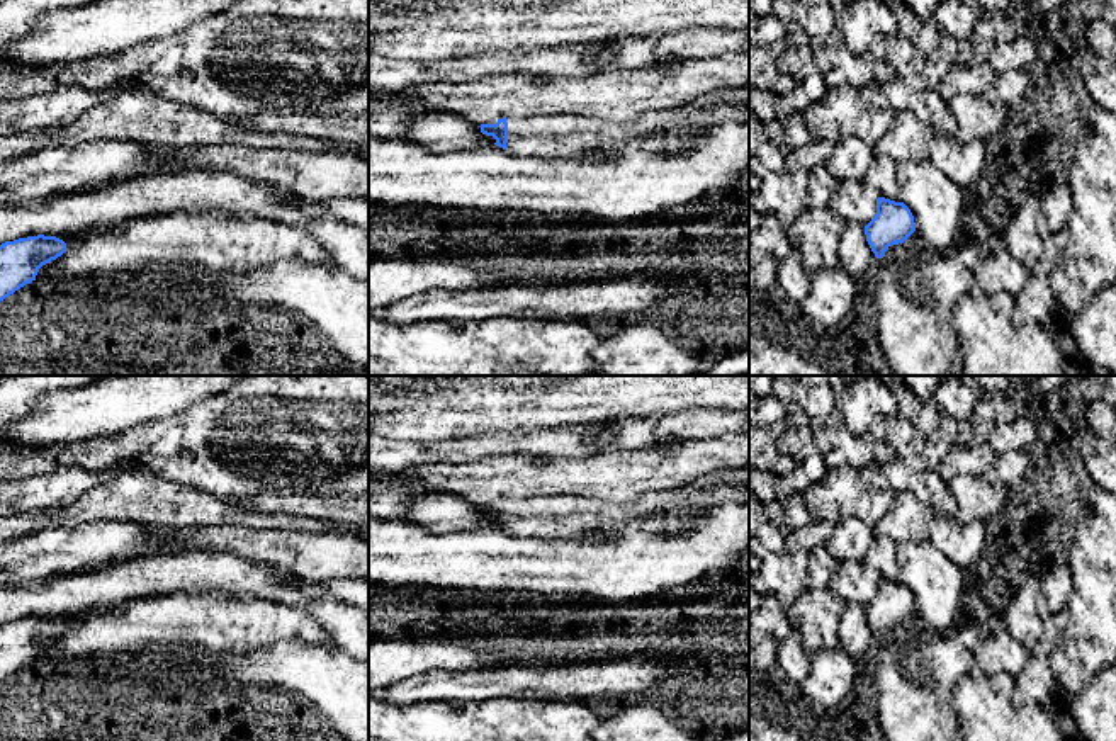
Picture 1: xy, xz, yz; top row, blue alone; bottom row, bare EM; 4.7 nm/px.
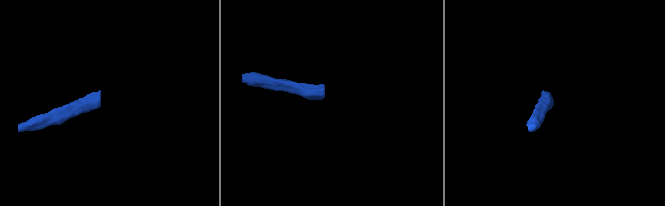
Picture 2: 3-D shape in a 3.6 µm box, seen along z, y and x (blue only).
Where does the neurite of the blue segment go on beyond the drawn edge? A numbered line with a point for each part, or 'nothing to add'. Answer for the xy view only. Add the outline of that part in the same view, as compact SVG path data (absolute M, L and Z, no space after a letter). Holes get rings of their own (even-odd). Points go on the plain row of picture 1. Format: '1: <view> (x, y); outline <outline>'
nothing to add

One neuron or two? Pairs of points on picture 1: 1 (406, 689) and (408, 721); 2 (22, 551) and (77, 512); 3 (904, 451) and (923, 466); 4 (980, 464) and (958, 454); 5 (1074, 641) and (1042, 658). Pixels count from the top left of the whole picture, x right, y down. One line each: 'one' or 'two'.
1: two
2: two
3: one
4: one
5: two

